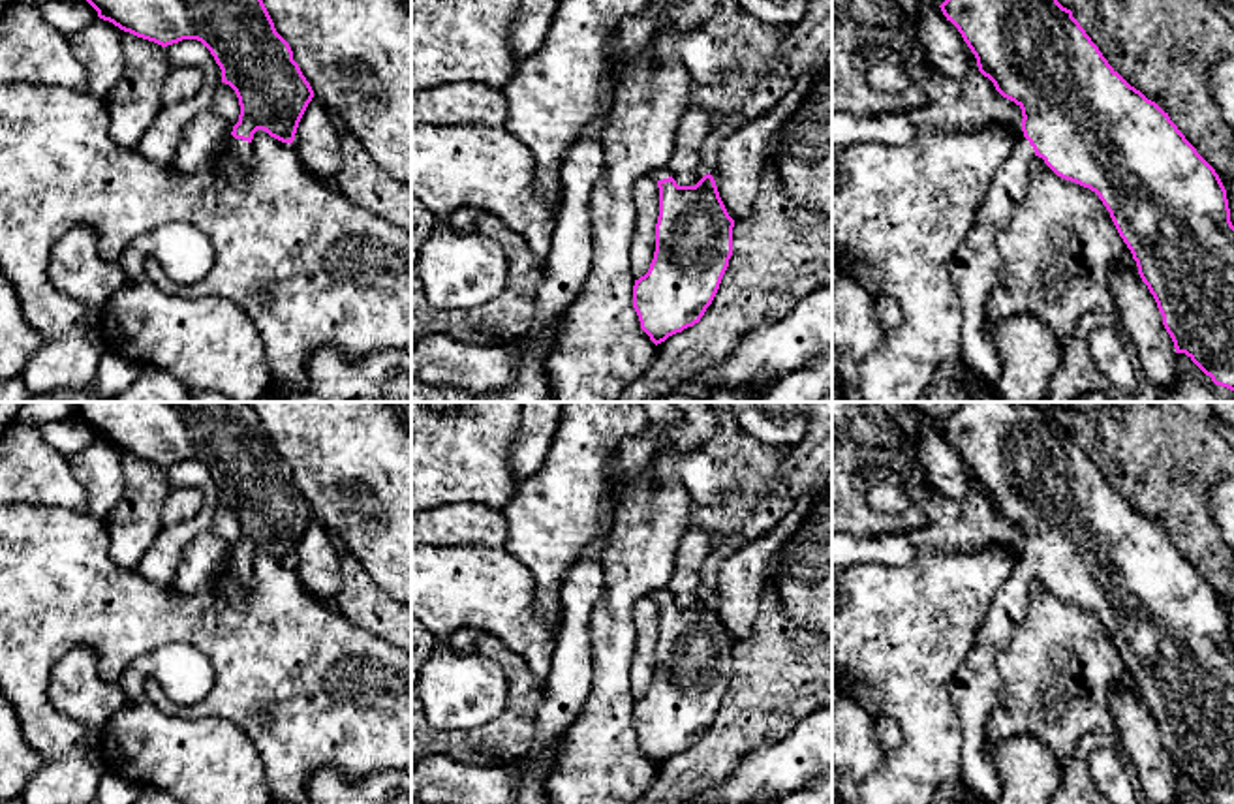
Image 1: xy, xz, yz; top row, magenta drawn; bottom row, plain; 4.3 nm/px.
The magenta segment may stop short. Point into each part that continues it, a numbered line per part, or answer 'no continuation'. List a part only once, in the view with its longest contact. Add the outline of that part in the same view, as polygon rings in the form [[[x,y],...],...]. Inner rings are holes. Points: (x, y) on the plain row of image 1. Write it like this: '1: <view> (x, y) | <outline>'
1: yz (975, 690) | [[[1022,558],[1005,584],[997,590],[994,603],[975,635],[975,644],[967,659],[949,682],[949,697],[964,742],[962,783],[973,789],[986,804],[995,804],[1001,795],[995,770],[986,755],[986,723],[1003,699],[1003,682],[995,656],[1007,644],[1026,612],[1033,579],[1033,567]]]

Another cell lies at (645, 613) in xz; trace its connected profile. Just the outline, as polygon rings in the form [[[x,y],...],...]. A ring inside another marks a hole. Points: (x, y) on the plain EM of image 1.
[[[650,595],[633,607],[633,624],[637,631],[635,656],[629,667],[631,695],[635,701],[650,689],[656,673],[656,644],[659,637],[659,609]]]

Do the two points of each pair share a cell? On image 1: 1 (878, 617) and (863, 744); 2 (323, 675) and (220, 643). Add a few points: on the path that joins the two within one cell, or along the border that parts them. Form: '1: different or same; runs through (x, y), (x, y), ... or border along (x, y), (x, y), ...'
1: different; border along (851, 697), (872, 716)
2: same; runs through (297, 654), (267, 654), (246, 645)

